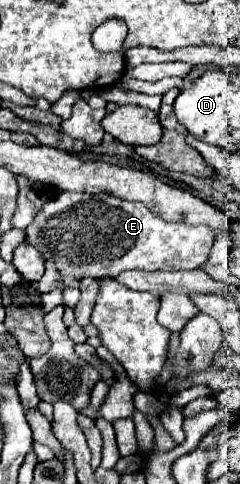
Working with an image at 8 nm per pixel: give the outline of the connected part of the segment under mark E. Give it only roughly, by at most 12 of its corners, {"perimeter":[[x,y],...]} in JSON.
{"perimeter":[[62,191],[26,239],[62,275],[206,263],[216,233]]}

